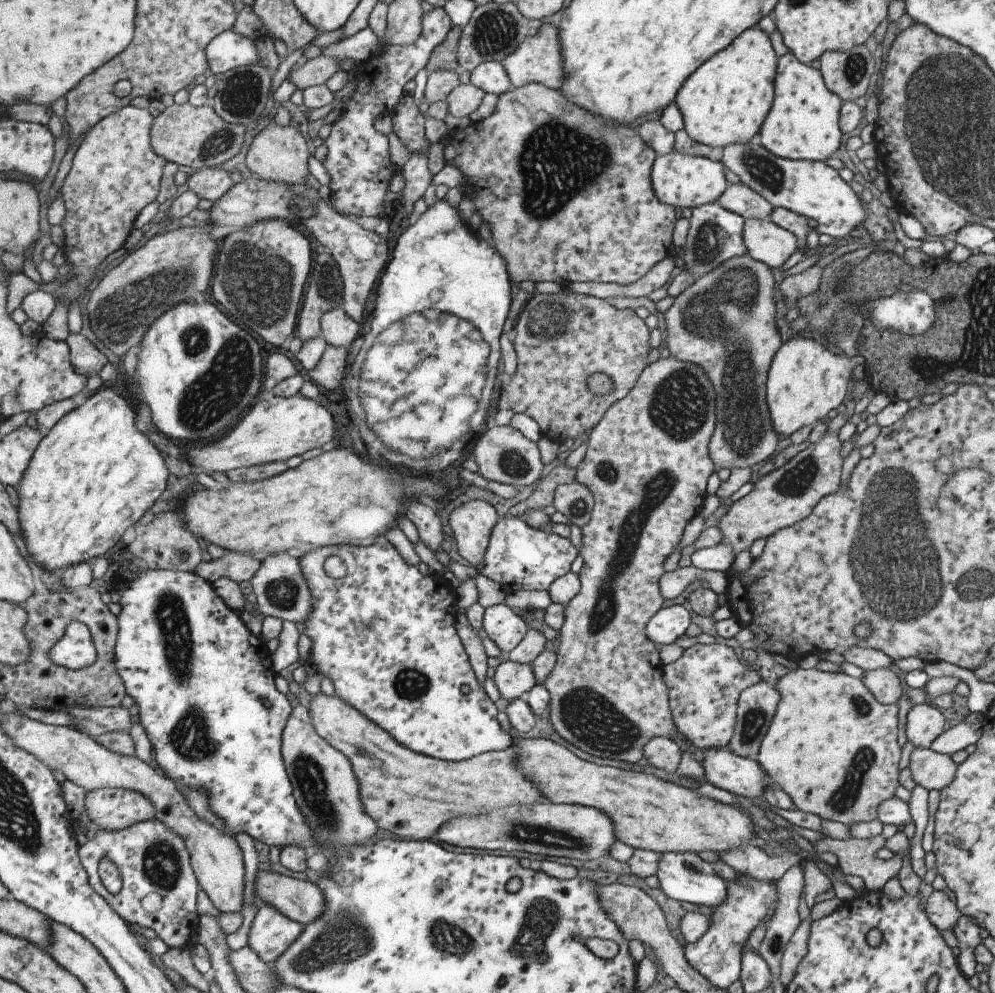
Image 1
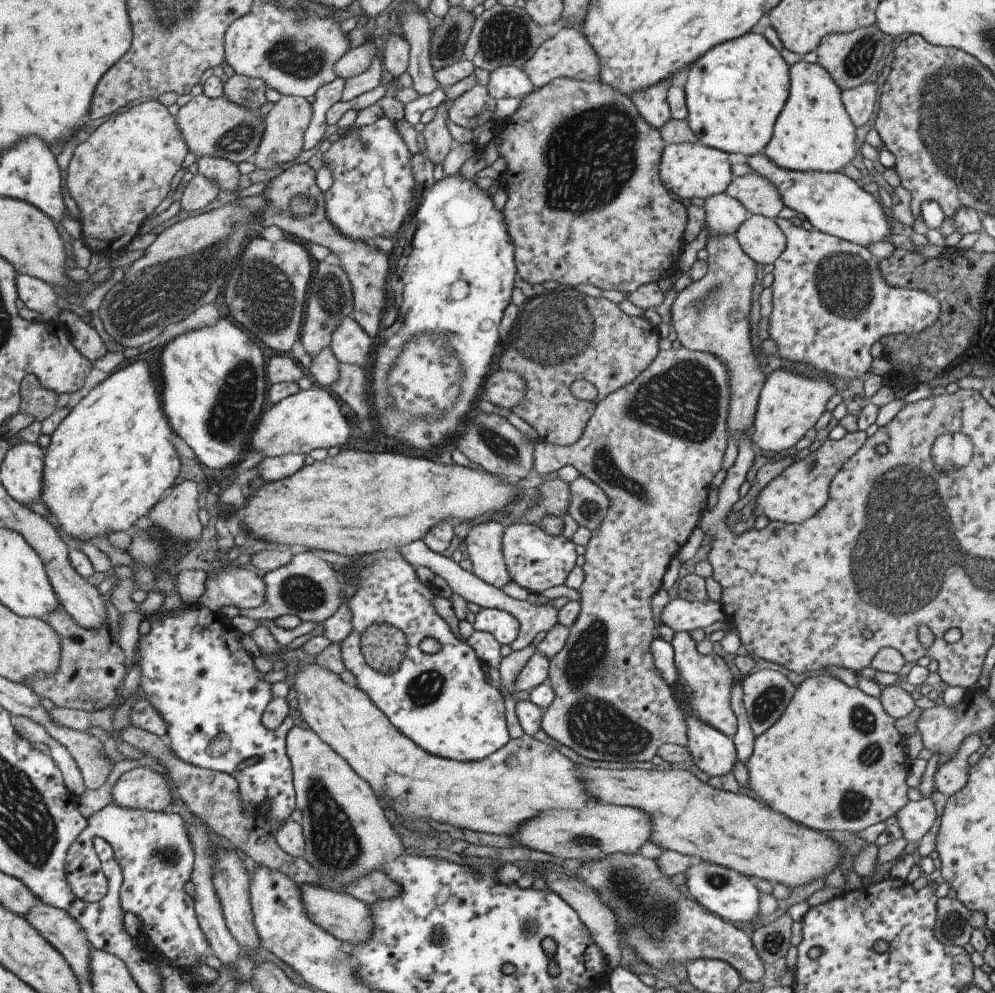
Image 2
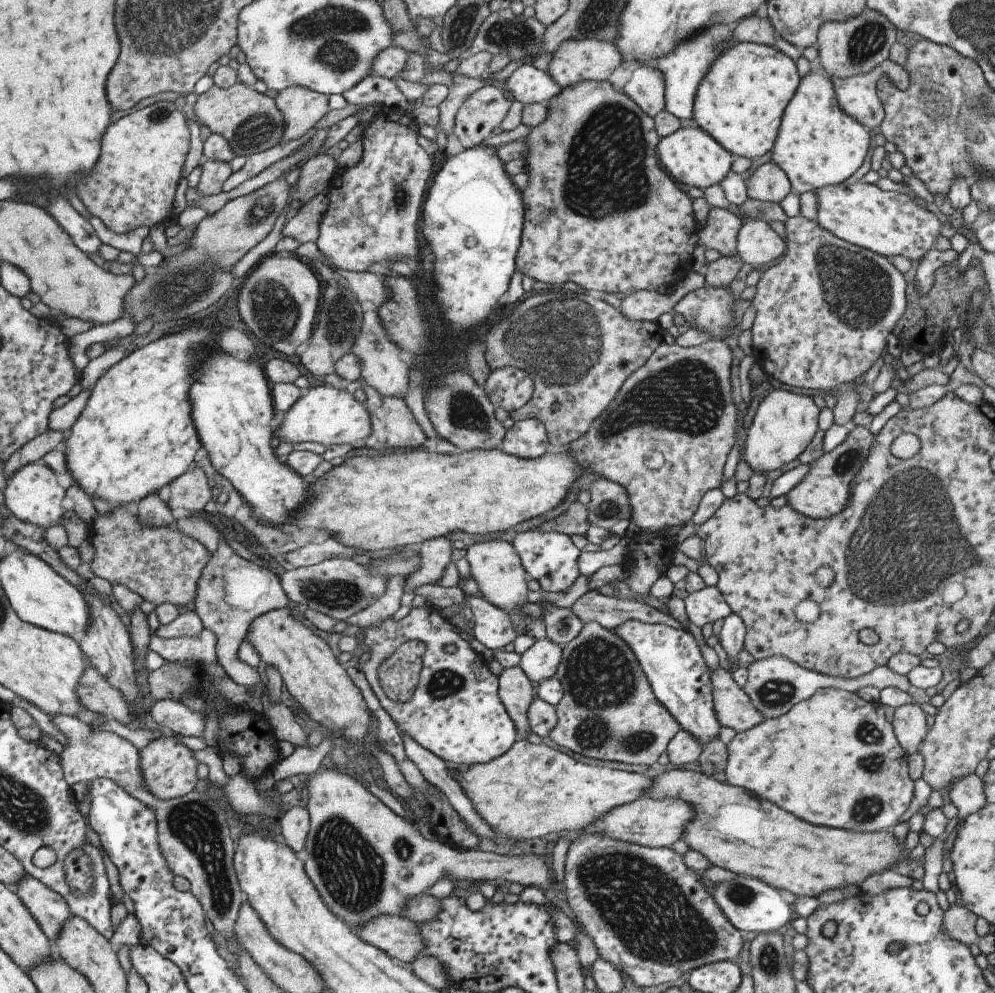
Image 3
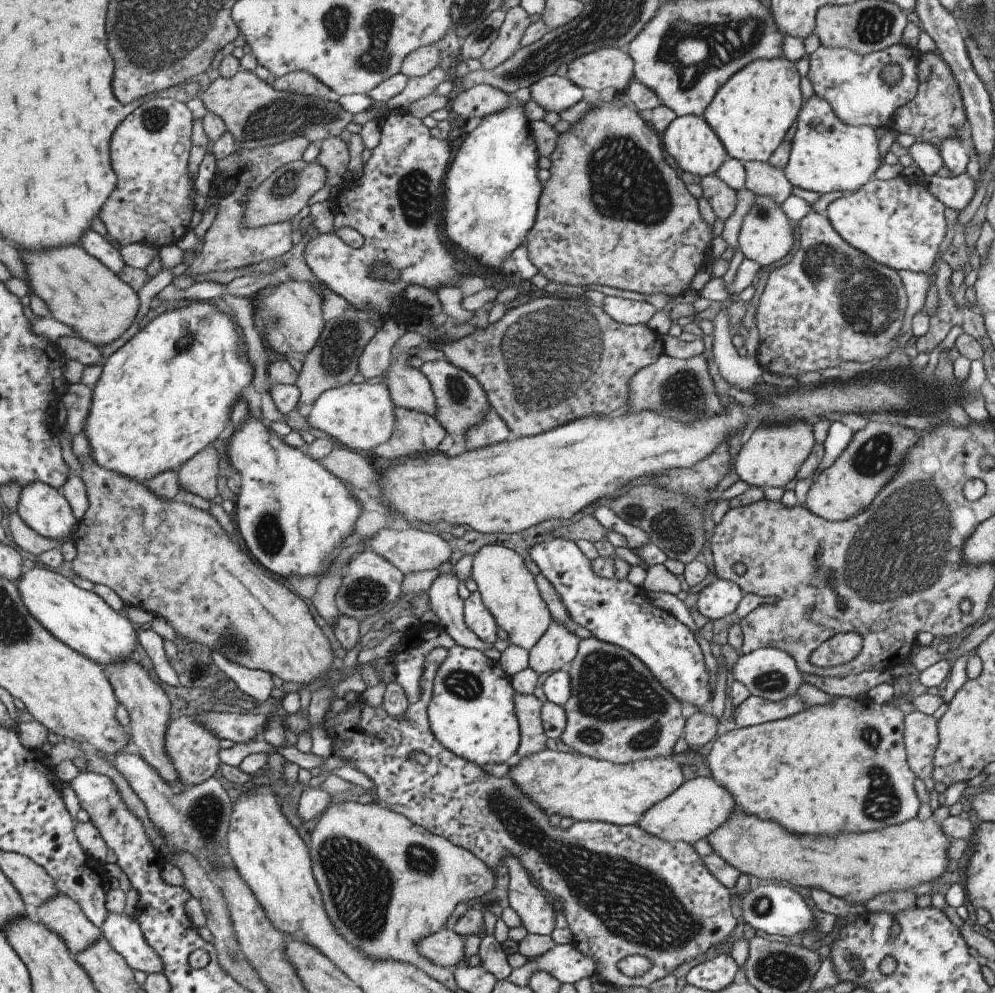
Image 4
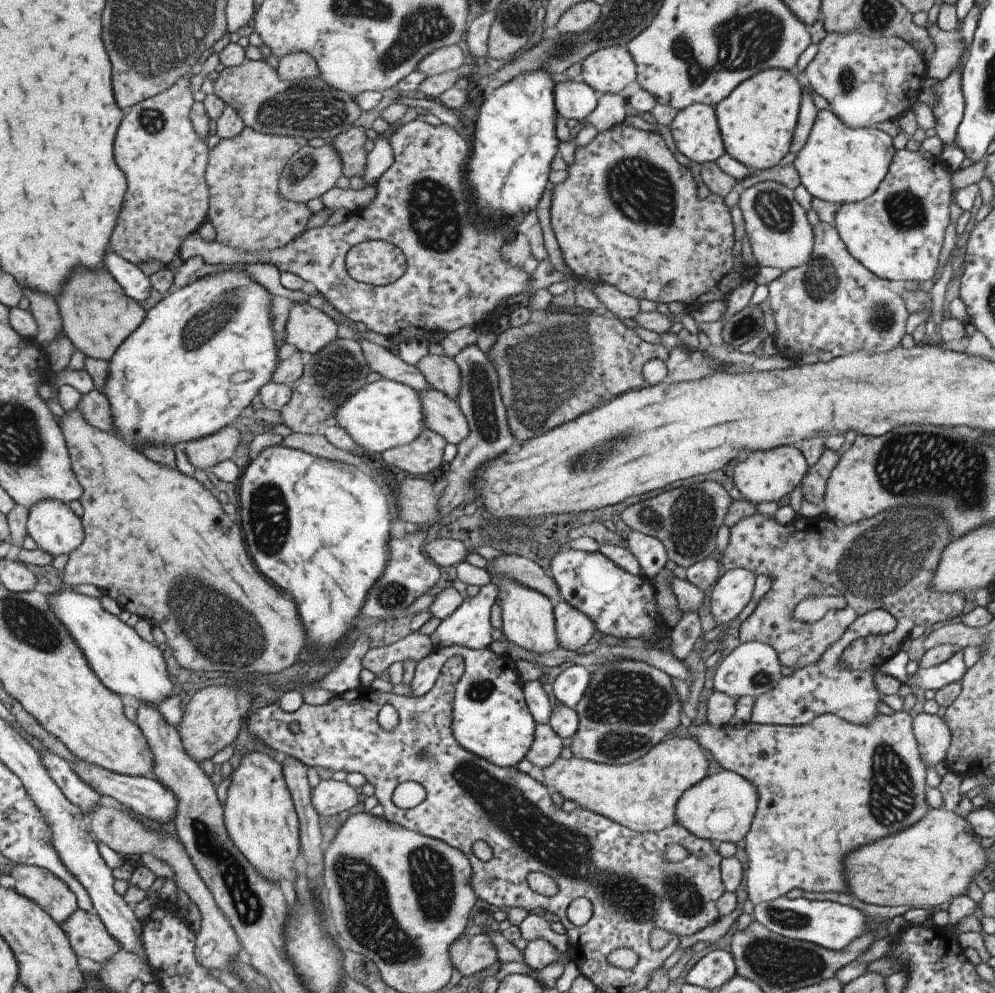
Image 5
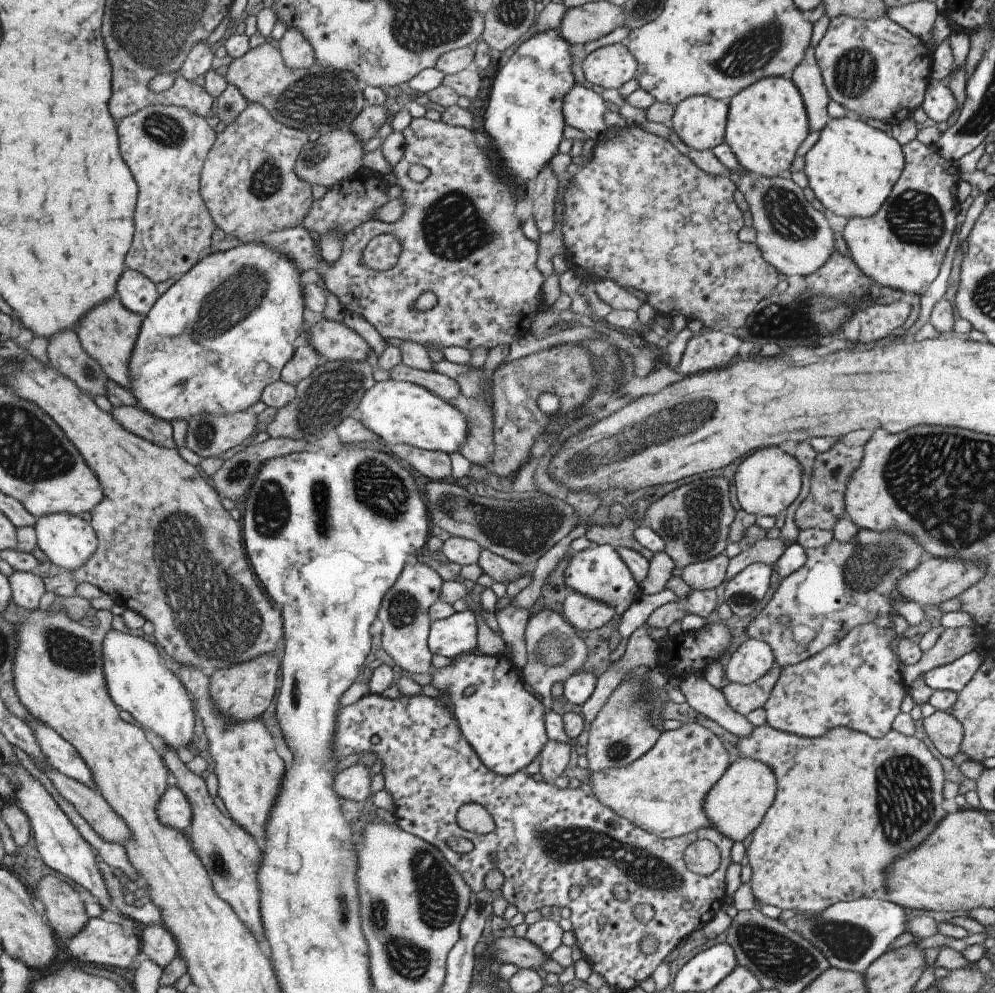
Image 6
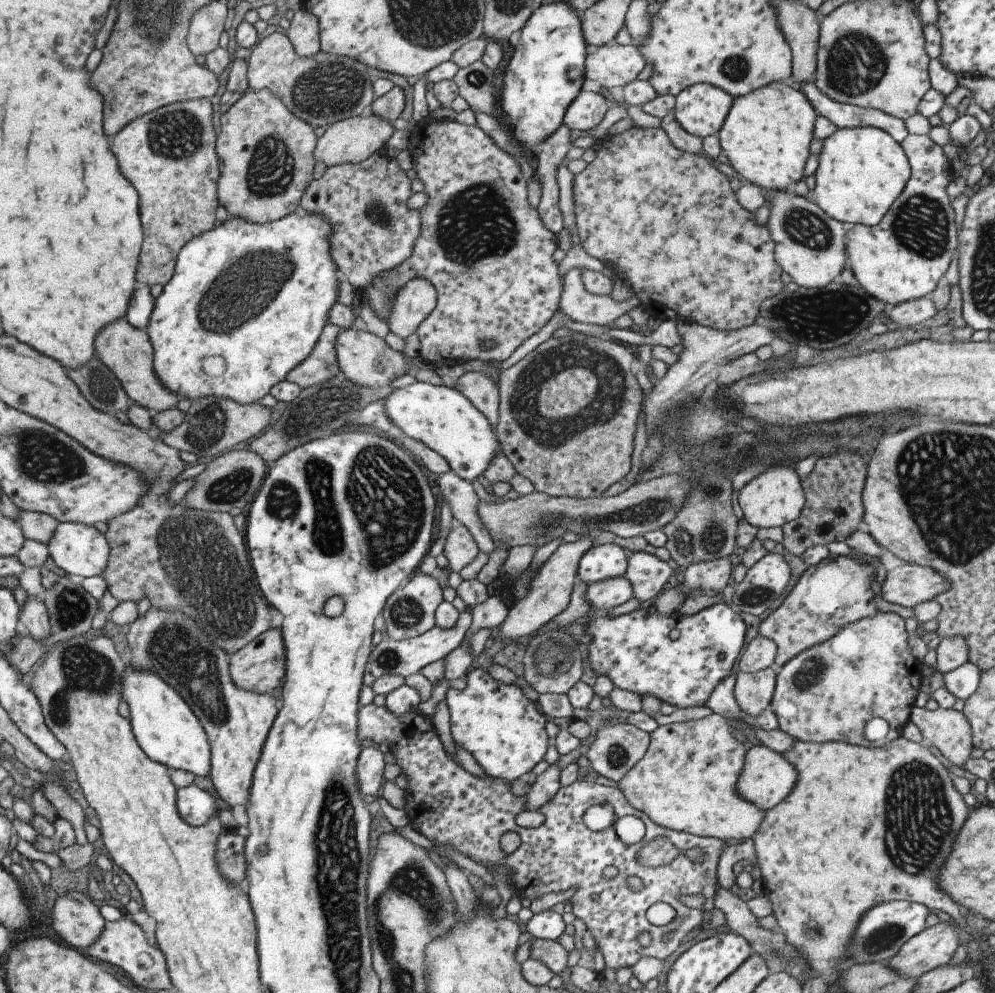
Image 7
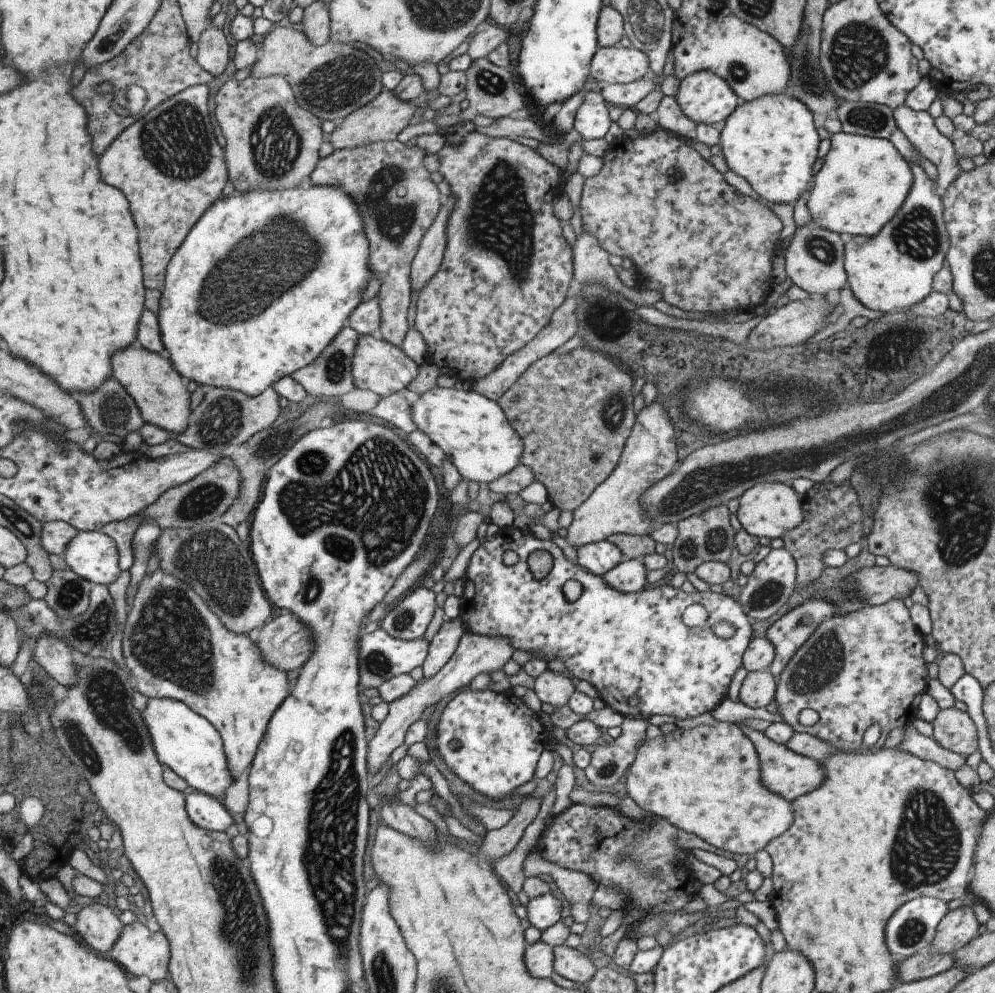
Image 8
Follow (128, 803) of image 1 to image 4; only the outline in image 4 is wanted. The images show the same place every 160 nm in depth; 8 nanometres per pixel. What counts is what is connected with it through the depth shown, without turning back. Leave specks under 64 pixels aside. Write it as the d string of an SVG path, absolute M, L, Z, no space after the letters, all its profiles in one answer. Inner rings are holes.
M183 716L169 722L164 732L164 749L169 757L182 788L198 785L213 776L219 764L218 741L208 730L196 721L196 716Z

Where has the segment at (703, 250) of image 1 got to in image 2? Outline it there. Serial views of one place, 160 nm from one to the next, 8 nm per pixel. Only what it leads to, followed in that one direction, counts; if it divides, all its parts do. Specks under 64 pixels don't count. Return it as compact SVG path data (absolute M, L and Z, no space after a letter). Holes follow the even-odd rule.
M725 192L705 199L702 208L705 210L705 224L703 226L705 226L705 232L707 232L706 238L709 238L709 234L734 234L749 216L747 210L743 208L743 204L728 196Z

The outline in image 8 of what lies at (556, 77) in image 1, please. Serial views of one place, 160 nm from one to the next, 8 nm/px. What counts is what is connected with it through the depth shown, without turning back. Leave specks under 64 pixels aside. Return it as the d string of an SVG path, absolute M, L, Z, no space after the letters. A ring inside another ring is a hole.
M615 44L610 47L599 47L591 57L589 75L601 86L636 81L643 75L649 75L648 56L631 46L623 48L623 46Z

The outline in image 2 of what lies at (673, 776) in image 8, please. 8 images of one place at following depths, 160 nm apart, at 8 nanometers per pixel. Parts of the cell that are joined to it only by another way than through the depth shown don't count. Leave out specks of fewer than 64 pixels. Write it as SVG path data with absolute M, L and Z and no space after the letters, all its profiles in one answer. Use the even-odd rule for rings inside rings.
M312 661L309 664L296 664L292 677L296 694L295 708L307 727L327 744L366 784L369 784L380 806L389 806L395 814L417 825L423 818L447 823L459 829L511 836L533 816L541 812L556 810L579 810L597 800L587 792L587 784L581 778L581 770L569 758L551 746L534 740L531 736L510 739L497 752L475 762L459 762L432 756L421 750L401 735L390 724L390 720L375 707L365 692L357 686L349 686L335 674Z

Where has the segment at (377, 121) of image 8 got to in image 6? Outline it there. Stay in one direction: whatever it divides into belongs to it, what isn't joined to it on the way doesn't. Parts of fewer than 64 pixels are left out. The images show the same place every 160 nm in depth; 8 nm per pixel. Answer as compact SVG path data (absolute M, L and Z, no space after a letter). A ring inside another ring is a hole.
M337 129L319 137L314 142L307 142L297 155L294 173L307 184L319 184L329 189L351 177L361 166L363 155L360 140L347 129Z

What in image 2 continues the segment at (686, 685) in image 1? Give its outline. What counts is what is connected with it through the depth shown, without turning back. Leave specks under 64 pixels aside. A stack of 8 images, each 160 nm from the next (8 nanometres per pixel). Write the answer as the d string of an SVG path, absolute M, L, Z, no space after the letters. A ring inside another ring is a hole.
M673 632L670 644L673 646L677 674L681 676L681 684L685 684L683 688L677 686L677 690L681 690L687 696L687 700L681 700L681 702L685 702L683 706L689 708L705 724L713 726L728 738L733 738L737 720L730 708L729 692L733 688L735 676L731 674L725 660L713 651L707 655L696 652L696 642L688 632Z

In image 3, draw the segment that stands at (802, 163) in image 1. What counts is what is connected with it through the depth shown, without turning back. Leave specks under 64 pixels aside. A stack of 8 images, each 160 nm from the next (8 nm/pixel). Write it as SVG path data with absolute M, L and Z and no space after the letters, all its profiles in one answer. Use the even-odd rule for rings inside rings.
M862 180L853 184L839 183L821 187L813 191L817 202L816 224L834 237L857 247L887 256L899 254L903 258L920 260L924 252L933 248L933 240L939 233L939 221L924 206L919 206L917 199L908 198L897 191L882 191Z

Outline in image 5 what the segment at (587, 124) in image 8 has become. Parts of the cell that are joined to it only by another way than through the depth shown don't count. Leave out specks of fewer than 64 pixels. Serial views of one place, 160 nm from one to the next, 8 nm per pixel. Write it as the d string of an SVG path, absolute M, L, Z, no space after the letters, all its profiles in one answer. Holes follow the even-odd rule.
M579 79L556 82L552 95L556 112L565 119L583 121L596 105L594 90Z

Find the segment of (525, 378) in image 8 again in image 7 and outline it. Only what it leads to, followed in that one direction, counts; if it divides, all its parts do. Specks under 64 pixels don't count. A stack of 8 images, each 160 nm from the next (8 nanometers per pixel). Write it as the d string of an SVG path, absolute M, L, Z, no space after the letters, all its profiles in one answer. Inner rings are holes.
M577 331L564 337L549 337L541 342L535 349L531 350L520 360L509 368L501 369L496 378L498 387L498 415L497 426L493 429L494 435L499 440L500 448L507 460L513 465L514 472L526 478L535 491L542 492L554 497L573 497L575 499L586 499L601 497L606 488L613 482L621 480L629 472L631 466L632 440L637 422L637 414L640 411L642 402L642 390L631 374L631 362L633 356L627 348L617 340L609 339L603 335L590 336Z

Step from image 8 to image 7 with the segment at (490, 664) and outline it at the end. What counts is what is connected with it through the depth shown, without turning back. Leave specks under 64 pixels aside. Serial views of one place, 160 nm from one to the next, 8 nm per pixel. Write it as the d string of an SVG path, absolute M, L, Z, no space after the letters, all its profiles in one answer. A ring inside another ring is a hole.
M577 535L580 539L574 543L565 543L558 546L556 550L542 564L538 571L530 578L524 595L516 600L516 603L508 608L505 620L501 625L500 635L506 640L516 639L533 630L537 630L539 626L543 626L560 612L565 610L569 602L569 594L576 579L576 571L579 559L582 554L591 548L592 536ZM377 746L360 750L355 763L354 777L362 796L373 796L379 790L383 781L383 765L383 754Z

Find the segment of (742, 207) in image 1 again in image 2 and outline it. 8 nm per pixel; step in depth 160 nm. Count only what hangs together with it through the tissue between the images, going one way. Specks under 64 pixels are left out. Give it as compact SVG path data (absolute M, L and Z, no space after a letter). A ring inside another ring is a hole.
M752 171L744 176L733 177L724 192L739 200L748 215L760 215L774 220L784 206L777 188L769 182L769 178L765 180Z

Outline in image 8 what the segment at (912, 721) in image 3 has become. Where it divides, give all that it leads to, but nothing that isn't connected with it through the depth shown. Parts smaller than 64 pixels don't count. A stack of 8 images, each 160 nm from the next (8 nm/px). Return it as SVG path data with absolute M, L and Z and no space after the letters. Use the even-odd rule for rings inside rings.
M954 707L939 709L932 725L931 738L941 748L967 757L977 750L977 733L971 718Z

